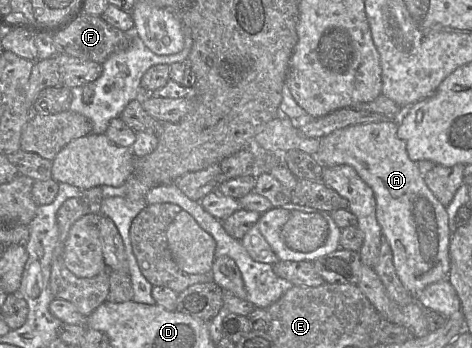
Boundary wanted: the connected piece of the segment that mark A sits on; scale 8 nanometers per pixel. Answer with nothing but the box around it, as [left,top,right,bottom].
[312,121,451,295]

